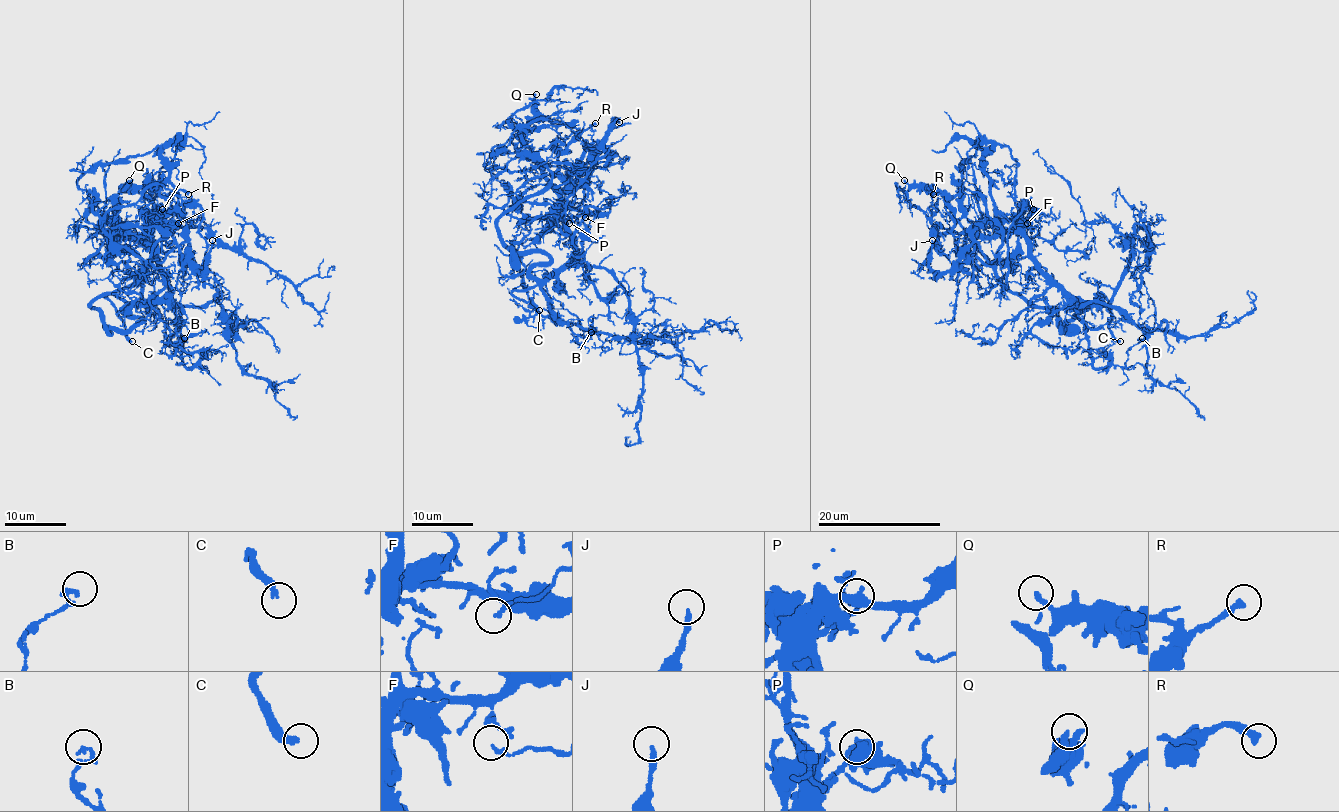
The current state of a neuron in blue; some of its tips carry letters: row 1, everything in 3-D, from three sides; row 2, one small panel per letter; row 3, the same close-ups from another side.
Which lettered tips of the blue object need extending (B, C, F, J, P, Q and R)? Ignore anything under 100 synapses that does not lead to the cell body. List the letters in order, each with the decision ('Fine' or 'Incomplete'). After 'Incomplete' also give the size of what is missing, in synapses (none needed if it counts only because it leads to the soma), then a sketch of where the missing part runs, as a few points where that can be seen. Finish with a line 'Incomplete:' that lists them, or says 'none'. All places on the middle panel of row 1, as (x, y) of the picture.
B: Fine
C: Incomplete
F: Fine
J: Fine
P: Fine
Q: Fine
R: Fine
Incomplete: C

